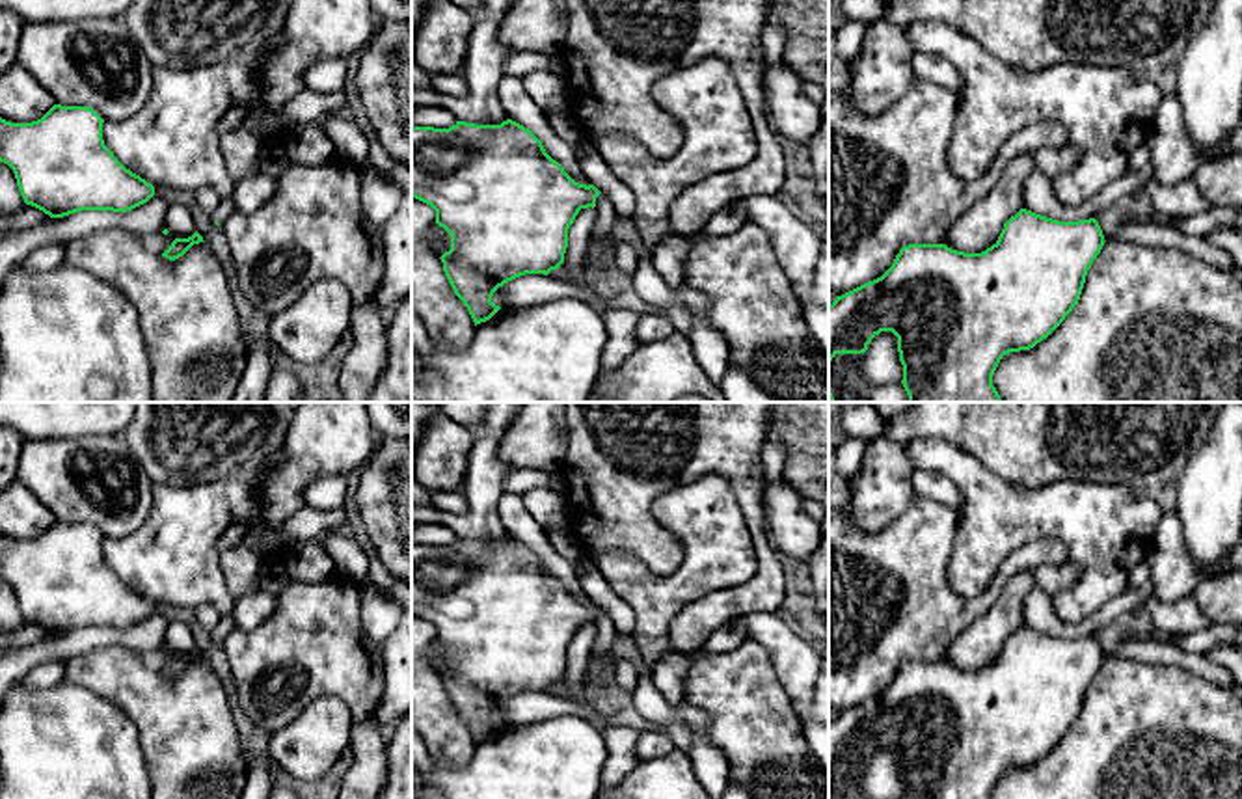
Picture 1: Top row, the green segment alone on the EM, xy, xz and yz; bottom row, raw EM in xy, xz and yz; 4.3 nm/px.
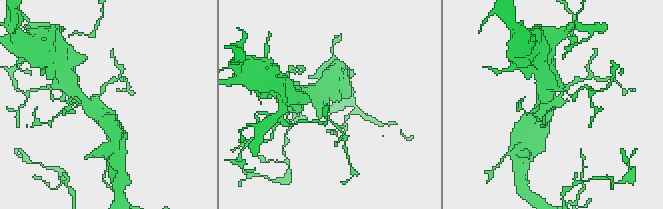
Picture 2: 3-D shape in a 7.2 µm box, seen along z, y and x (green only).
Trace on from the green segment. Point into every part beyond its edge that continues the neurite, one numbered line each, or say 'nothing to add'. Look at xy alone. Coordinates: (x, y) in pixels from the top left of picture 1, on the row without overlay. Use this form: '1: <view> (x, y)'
1: xy (226, 624)

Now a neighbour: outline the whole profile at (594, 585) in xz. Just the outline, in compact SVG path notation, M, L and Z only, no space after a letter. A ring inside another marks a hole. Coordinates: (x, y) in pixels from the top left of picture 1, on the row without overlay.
M583 553L574 562L574 570L588 600L611 618L614 633L633 641L635 613L605 581L596 561Z

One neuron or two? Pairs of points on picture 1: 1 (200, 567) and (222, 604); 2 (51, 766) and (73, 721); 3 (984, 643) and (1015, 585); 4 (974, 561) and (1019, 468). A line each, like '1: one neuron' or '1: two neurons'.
1: one neuron
2: one neuron
3: one neuron
4: two neurons

